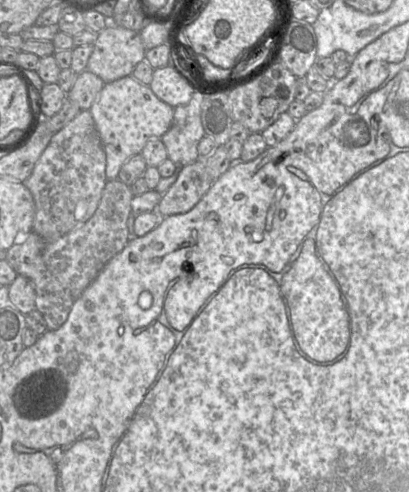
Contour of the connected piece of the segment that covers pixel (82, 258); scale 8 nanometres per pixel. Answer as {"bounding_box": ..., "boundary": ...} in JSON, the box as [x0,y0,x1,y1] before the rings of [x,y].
{"bounding_box":[5,179,133,330],"boundary":[[[119,179],[107,180],[96,211],[84,224],[54,241],[45,241],[38,234],[29,232],[23,237],[16,237],[14,244],[6,251],[5,259],[17,275],[22,275],[33,283],[36,293],[35,308],[42,314],[47,330],[55,330],[63,325],[74,302],[97,277],[106,263],[121,252],[128,243],[131,236],[127,228],[127,220],[131,213],[133,196],[130,186]]]}

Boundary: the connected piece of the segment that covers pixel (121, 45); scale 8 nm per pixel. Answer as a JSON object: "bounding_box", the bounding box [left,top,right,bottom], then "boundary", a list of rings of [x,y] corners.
{"bounding_box":[86,25,146,83],"boundary":[[[108,25],[102,29],[93,44],[93,52],[86,70],[96,74],[104,83],[109,83],[132,75],[135,66],[145,60],[146,49],[140,38],[140,31],[133,31],[118,25]]]}

